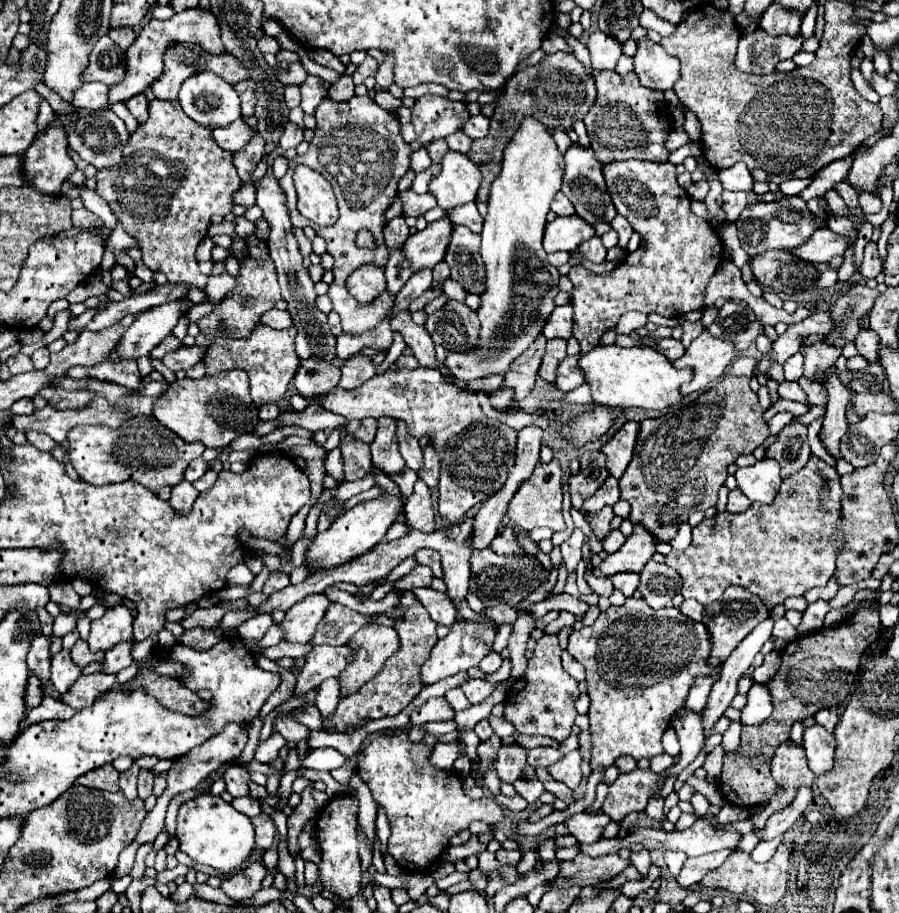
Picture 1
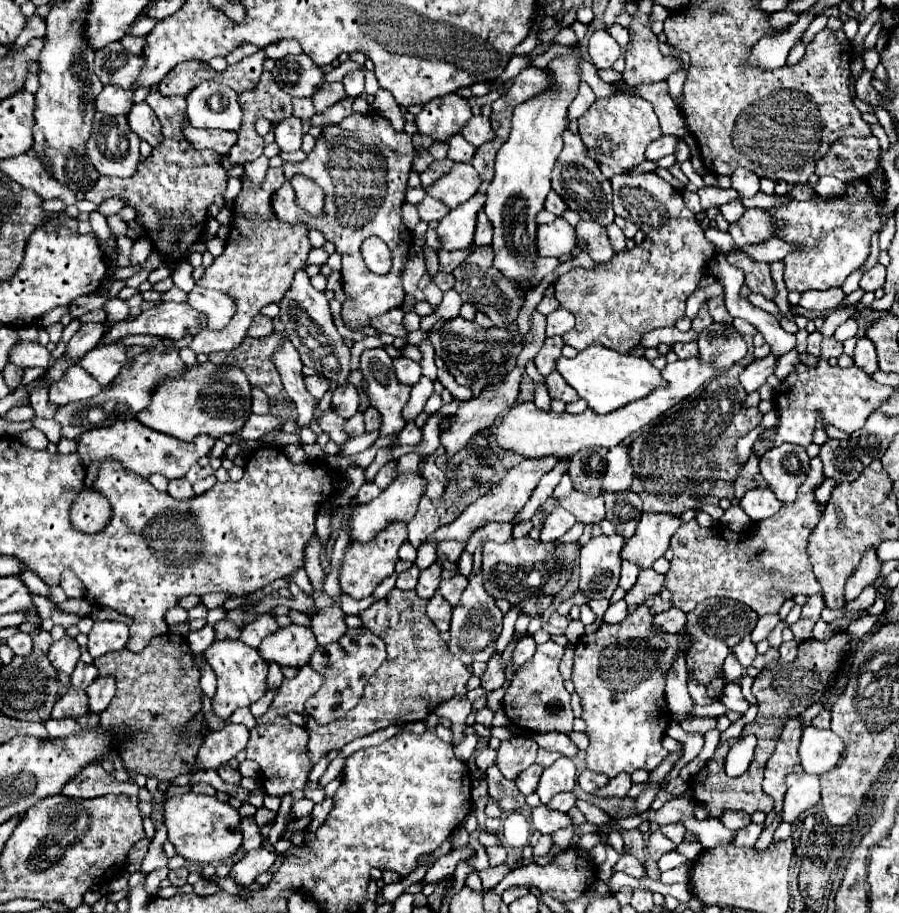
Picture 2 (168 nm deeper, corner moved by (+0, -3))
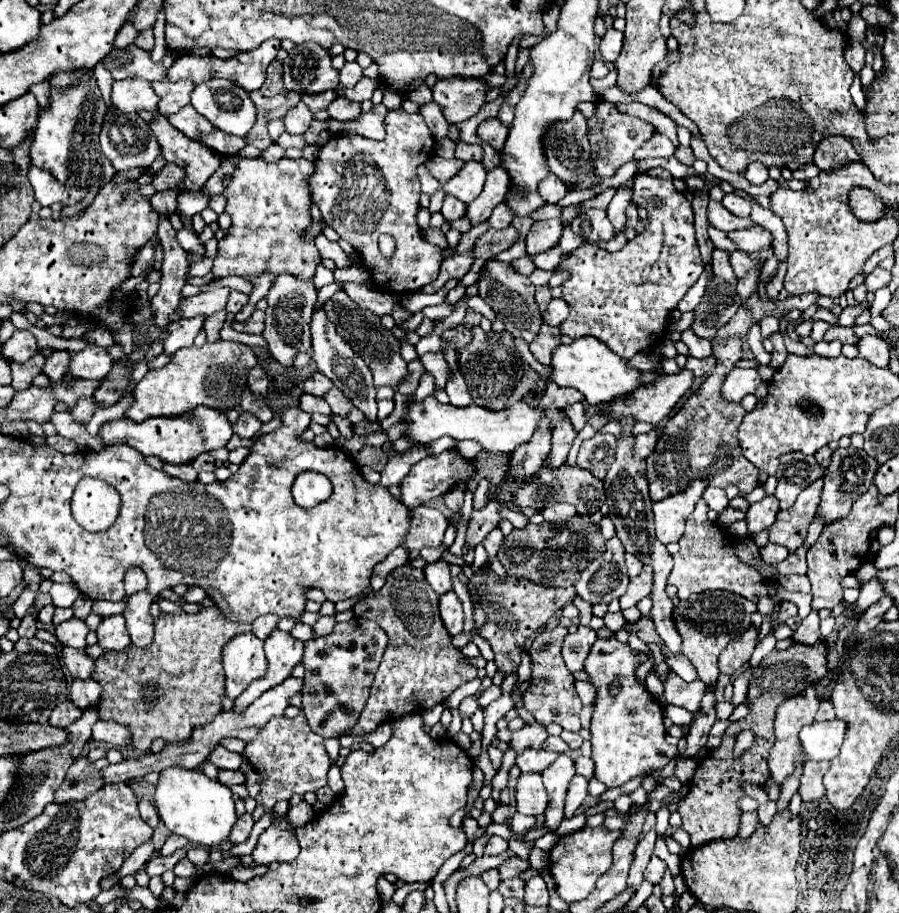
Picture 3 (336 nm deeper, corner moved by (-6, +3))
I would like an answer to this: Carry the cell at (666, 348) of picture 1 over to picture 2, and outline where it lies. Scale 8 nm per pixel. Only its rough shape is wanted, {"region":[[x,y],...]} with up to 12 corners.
{"region":[[695,341],[675,343],[673,351],[679,359],[699,353]]}

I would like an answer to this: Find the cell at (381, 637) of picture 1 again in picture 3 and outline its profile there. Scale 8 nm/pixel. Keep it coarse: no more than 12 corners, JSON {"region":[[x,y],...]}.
{"region":[[359,617],[305,643],[313,733],[355,727],[385,647]]}

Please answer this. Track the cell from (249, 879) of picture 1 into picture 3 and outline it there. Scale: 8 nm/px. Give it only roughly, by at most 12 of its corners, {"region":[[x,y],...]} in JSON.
{"region":[[279,817],[259,837],[251,857],[257,865],[293,861],[295,829]]}

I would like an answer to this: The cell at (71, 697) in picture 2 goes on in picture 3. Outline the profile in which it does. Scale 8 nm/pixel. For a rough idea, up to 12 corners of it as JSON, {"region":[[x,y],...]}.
{"region":[[63,701],[49,715],[49,725],[67,729],[81,719],[73,701]]}

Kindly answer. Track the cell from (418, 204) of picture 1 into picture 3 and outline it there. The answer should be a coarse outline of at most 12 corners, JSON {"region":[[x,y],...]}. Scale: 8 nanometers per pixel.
{"region":[[447,195],[441,213],[447,221],[465,217],[467,205]]}

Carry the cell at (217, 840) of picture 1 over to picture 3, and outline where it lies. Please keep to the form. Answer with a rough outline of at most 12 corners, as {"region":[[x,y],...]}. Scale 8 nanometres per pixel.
{"region":[[201,769],[159,775],[155,809],[197,847],[237,821],[229,787]]}

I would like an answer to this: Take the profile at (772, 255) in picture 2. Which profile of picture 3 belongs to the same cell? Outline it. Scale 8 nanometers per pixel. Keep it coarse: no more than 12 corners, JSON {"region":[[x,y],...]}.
{"region":[[753,223],[727,235],[741,251],[771,245],[771,233]]}

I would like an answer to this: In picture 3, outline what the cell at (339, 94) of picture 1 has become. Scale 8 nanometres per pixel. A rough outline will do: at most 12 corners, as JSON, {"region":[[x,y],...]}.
{"region":[[337,97],[329,107],[329,117],[337,121],[357,119],[361,105]]}

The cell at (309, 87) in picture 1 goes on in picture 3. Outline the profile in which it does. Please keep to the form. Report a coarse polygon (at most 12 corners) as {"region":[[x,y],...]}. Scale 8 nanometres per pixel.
{"region":[[363,77],[353,89],[337,89],[349,101],[365,101],[381,83]]}

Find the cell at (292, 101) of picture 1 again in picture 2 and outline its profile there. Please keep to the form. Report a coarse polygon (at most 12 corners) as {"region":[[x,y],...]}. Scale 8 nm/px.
{"region":[[293,99],[293,115],[309,119],[315,115],[311,99]]}

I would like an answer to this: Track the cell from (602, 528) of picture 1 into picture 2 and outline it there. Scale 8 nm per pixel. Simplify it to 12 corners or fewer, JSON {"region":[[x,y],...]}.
{"region":[[573,491],[559,499],[583,525],[605,519],[603,497]]}

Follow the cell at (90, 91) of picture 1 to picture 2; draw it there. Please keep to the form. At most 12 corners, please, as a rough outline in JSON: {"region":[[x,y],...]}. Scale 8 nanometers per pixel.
{"region":[[105,85],[95,109],[107,115],[127,115],[131,91]]}

